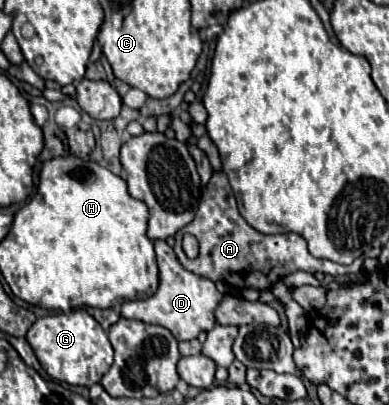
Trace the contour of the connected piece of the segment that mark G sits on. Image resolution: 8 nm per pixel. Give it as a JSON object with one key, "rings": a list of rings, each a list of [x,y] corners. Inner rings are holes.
{"rings":[[[85,309],[55,313],[37,319],[27,331],[27,341],[33,347],[43,369],[53,379],[65,381],[69,385],[91,387],[93,383],[101,381],[101,377],[107,373],[107,369],[113,363],[113,347],[105,331]]]}

